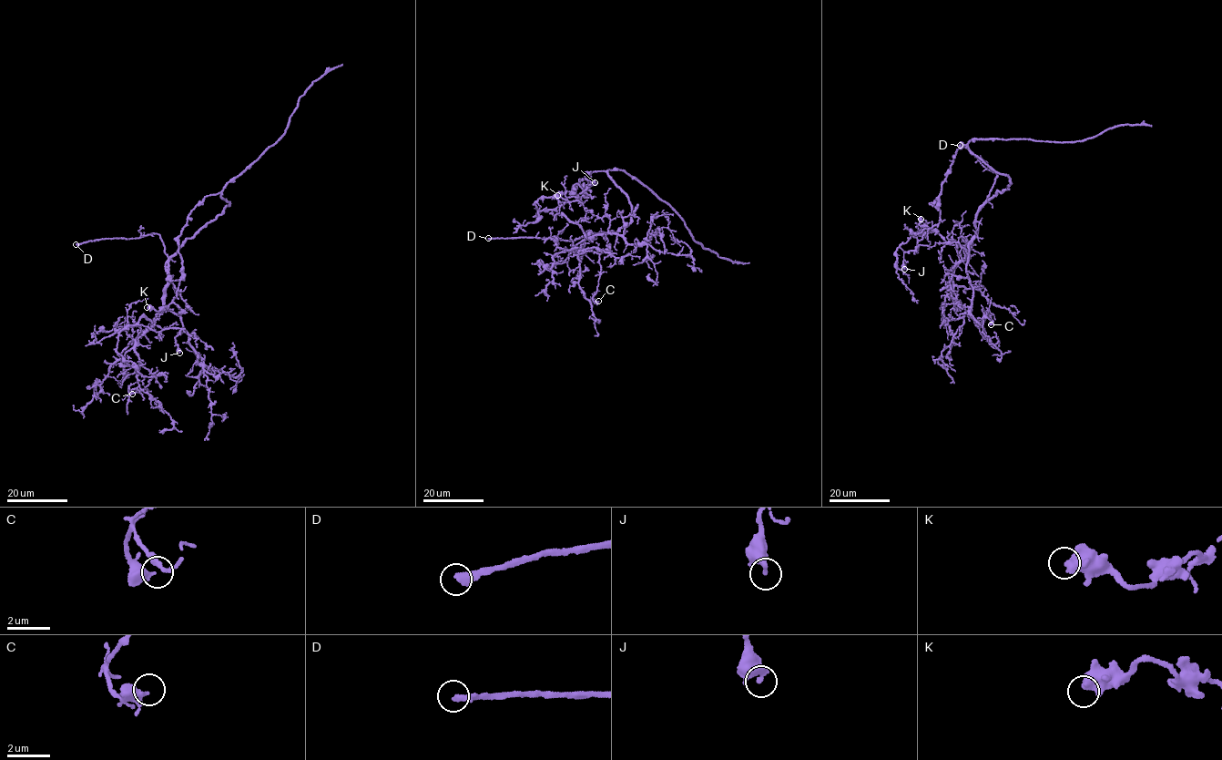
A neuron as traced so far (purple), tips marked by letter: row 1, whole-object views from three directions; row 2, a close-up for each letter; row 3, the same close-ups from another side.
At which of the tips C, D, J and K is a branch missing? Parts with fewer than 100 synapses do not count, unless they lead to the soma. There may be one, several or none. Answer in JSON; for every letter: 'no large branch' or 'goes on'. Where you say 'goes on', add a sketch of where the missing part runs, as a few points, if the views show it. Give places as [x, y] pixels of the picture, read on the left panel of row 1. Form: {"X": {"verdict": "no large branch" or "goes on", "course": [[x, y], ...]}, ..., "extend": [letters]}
{"C": {"verdict": "no large branch"}, "D": {"verdict": "goes on"}, "J": {"verdict": "no large branch"}, "K": {"verdict": "no large branch"}, "extend": ["D"]}

